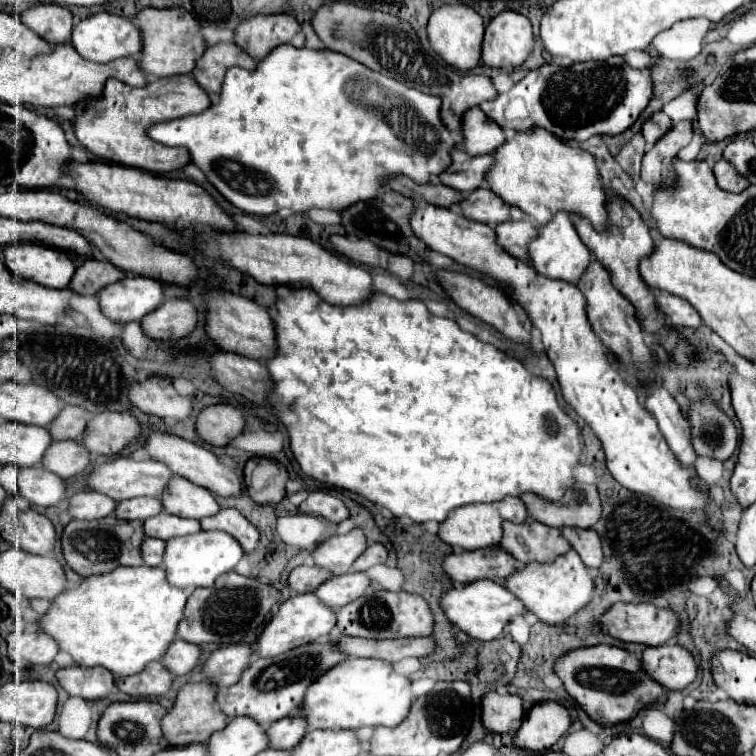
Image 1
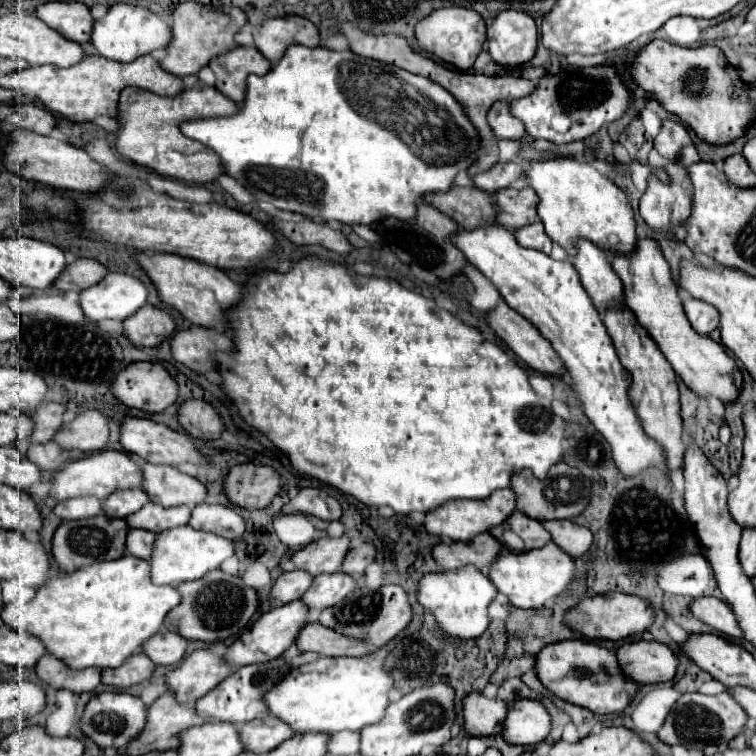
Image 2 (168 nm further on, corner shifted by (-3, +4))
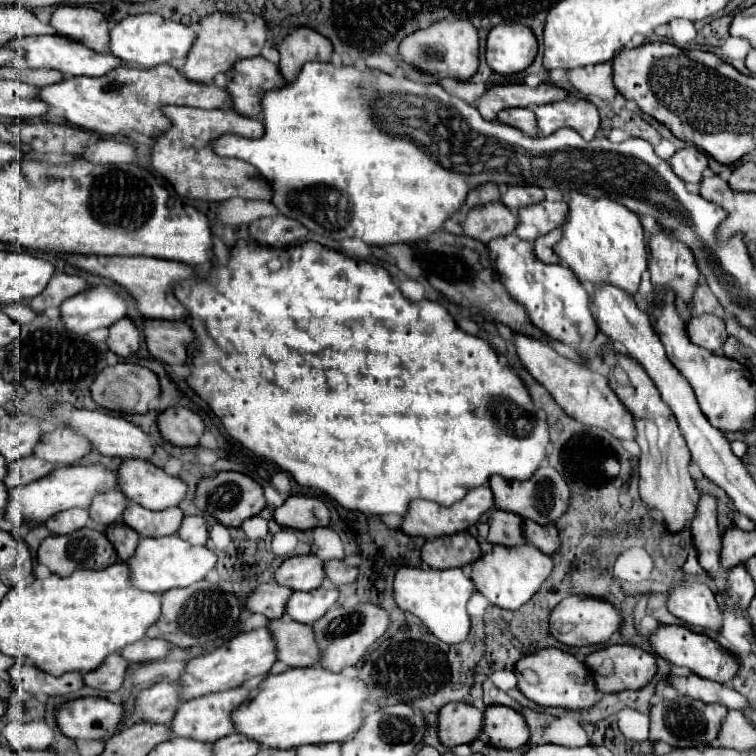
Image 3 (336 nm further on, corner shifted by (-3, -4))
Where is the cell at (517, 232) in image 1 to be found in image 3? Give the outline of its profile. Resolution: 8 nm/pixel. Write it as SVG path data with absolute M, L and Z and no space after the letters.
M554 229L554 231L550 231L550 233L542 235L542 237L538 237L534 241L534 255L542 263L560 263L560 259L552 251L552 247L554 247L556 241L558 241L558 229Z

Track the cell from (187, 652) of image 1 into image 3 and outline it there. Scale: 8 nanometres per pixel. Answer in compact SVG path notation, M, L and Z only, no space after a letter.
M140 639L138 643L132 643L122 651L130 663L152 663L152 661L162 661L170 653L170 645L164 639Z

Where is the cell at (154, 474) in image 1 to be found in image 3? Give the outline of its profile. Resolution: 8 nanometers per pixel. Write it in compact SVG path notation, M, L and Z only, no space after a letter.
M70 465L70 467L56 467L46 479L38 479L30 485L10 489L10 507L6 509L6 519L14 525L20 525L24 519L46 521L48 517L72 509L72 507L90 507L92 499L104 491L118 487L118 473L106 469L104 465Z

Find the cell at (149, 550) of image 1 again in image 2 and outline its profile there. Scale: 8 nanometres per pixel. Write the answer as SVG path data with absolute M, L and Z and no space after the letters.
M130 527L130 535L126 537L126 549L140 559L150 559L152 555L152 543L154 543L154 533L146 529L134 529Z

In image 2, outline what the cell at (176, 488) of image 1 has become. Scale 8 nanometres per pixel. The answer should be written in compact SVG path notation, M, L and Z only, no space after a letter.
M142 463L142 489L150 495L150 501L162 507L176 507L176 505L198 505L206 499L206 487L178 471L176 467L166 465L152 465Z

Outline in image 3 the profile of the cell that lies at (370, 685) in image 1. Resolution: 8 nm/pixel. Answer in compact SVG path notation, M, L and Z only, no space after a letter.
M320 665L304 669L288 669L280 675L268 675L252 697L234 711L236 731L262 743L264 747L302 747L310 743L344 743L364 723L364 705L370 691L364 681L348 679Z

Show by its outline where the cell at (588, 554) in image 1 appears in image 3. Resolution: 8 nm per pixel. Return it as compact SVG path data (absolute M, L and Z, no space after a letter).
M524 521L524 533L528 543L538 547L540 551L546 551L546 555L556 555L560 549L560 533L556 525L538 525L534 521Z

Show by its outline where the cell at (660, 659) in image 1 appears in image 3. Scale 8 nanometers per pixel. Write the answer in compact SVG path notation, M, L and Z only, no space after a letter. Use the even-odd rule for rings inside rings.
M612 645L600 649L586 657L586 665L590 667L596 687L602 693L618 693L618 691L636 691L646 687L654 675L658 673L656 657L640 647L632 645ZM610 659L614 663L612 675L600 675L602 663Z

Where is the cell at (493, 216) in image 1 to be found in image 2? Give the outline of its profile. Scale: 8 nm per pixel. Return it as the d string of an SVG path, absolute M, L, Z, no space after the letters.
M508 187L502 189L494 195L496 205L500 209L496 223L510 229L510 231L518 231L518 227L530 225L534 221L538 221L536 215L536 205L538 205L538 197L534 195L532 187Z

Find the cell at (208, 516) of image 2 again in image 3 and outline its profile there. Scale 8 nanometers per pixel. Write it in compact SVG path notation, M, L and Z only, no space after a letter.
M202 515L184 517L182 527L180 527L180 531L178 531L178 535L180 535L182 539L186 539L188 543L194 543L194 545L206 545L208 533L210 533L210 525L204 521Z

